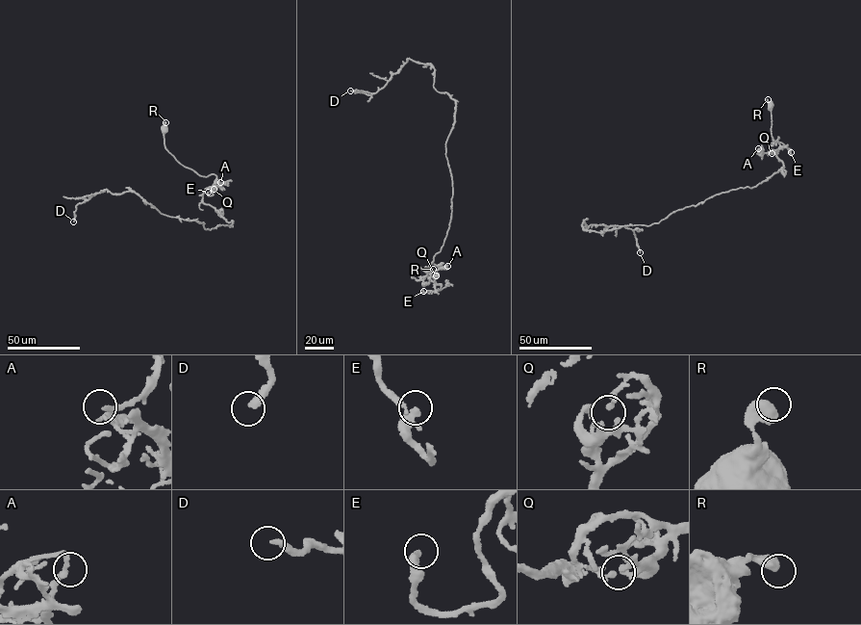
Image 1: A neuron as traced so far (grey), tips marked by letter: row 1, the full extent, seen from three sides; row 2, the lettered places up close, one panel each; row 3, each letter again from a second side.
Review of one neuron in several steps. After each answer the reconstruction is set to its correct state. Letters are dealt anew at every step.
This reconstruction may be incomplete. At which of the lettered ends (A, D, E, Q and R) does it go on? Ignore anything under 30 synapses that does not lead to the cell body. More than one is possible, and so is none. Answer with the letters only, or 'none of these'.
D

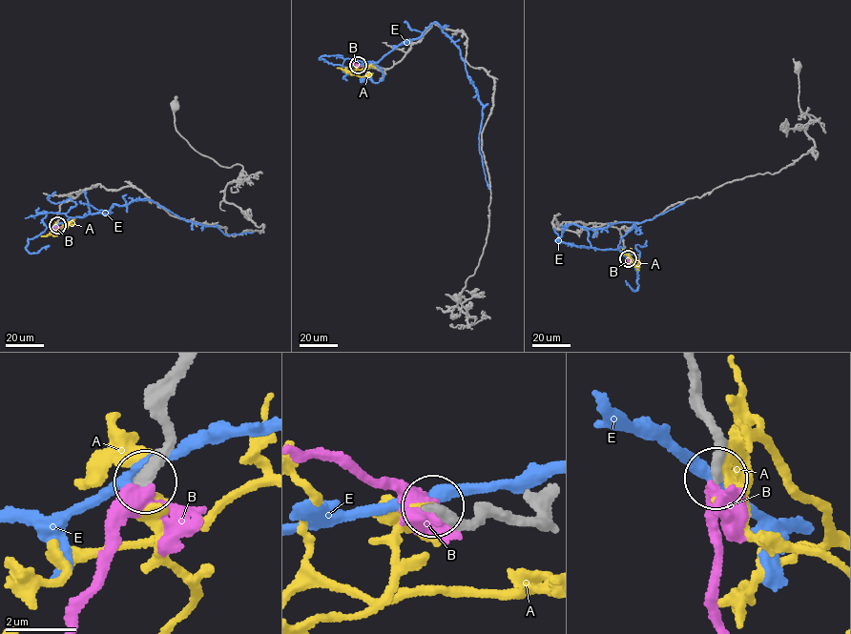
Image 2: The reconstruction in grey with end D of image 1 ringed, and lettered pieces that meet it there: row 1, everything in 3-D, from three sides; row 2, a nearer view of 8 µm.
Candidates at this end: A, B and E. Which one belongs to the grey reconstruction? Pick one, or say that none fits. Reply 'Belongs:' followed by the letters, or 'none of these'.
Belongs: B

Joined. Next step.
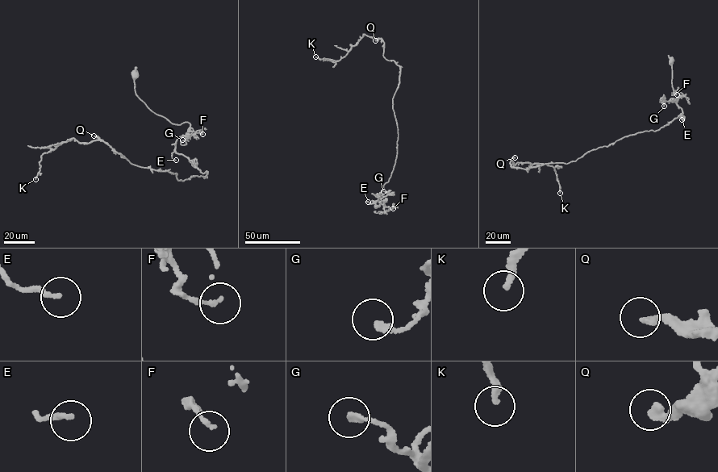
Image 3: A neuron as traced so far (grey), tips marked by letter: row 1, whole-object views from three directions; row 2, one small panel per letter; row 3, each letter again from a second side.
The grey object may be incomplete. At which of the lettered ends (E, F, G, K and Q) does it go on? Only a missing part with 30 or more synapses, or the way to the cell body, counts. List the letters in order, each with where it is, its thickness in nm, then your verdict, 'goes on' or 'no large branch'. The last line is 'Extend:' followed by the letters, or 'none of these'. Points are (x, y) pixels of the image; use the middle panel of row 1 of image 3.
E: at (368, 202); 170 nm thick; no large branch
F: at (393, 208); 130 nm thick; no large branch
G: at (383, 191); 200 nm thick; no large branch
K: at (315, 56); 240 nm thick; goes on
Q: at (375, 40); 280 nm thick; no large branch
Extend: K

